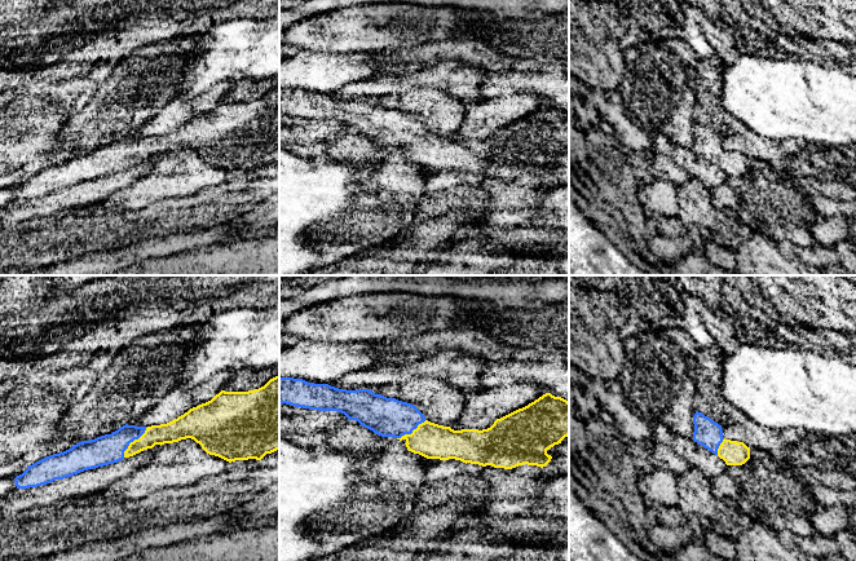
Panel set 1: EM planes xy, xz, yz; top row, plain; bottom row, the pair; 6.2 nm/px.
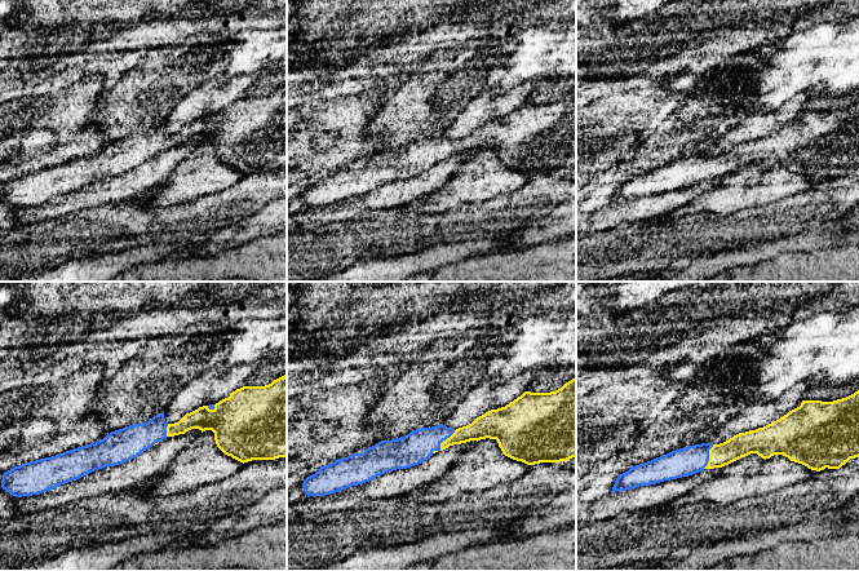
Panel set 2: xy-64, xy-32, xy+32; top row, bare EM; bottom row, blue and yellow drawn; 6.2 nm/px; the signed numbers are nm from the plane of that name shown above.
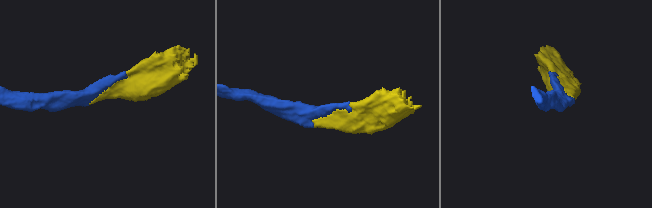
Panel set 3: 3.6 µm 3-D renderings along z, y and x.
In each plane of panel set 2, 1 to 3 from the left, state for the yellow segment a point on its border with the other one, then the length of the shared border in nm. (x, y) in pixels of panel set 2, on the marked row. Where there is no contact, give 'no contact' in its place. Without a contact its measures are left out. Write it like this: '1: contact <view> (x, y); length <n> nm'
1: contact xy-64 (165, 430); length 80 nm
2: contact xy-32 (445, 439); length 160 nm
3: contact xy+32 (708, 456); length 170 nm

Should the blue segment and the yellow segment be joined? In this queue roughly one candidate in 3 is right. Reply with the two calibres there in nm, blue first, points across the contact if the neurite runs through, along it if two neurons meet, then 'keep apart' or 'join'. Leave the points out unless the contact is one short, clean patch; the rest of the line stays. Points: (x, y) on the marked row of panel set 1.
calibres 190 and 130 nm; join

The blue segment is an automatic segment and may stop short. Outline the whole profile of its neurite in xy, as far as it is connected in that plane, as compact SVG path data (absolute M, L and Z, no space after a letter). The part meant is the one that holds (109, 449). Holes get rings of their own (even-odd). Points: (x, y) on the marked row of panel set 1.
M279 375L264 386L248 392L221 390L211 401L190 408L177 419L160 425L123 425L111 434L81 441L71 449L47 456L14 478L17 489L37 487L63 480L80 472L109 465L133 456L155 445L173 443L191 438L209 454L229 463L235 460L261 460L266 454L279 450Z

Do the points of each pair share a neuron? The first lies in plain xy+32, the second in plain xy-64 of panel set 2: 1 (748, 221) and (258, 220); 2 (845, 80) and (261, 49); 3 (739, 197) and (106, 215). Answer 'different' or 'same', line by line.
1: different
2: same
3: different

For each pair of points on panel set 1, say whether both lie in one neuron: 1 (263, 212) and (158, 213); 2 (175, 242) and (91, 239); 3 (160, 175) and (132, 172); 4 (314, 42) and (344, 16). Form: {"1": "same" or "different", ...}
{"1": "different", "2": "different", "3": "different", "4": "same"}

